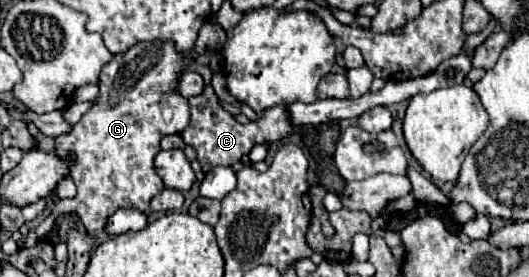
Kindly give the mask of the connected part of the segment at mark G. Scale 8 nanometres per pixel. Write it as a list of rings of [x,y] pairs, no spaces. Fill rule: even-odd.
[[[212,16],[204,22],[204,28],[200,28],[200,36],[190,54],[178,52],[172,40],[140,42],[124,54],[114,54],[100,72],[100,94],[94,106],[68,134],[60,134],[54,140],[56,156],[62,160],[74,156],[70,174],[78,194],[56,204],[54,212],[42,220],[42,224],[32,226],[20,242],[22,248],[36,246],[52,230],[52,222],[64,212],[76,212],[90,234],[102,230],[118,208],[136,208],[144,214],[150,212],[150,200],[164,190],[164,182],[154,170],[154,156],[160,152],[160,140],[166,134],[184,132],[190,124],[188,100],[178,92],[180,74],[198,54],[206,50],[218,52],[224,46],[224,36],[226,30]]]

